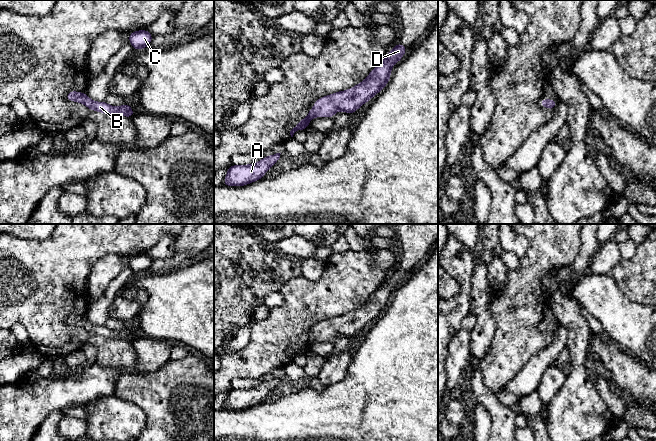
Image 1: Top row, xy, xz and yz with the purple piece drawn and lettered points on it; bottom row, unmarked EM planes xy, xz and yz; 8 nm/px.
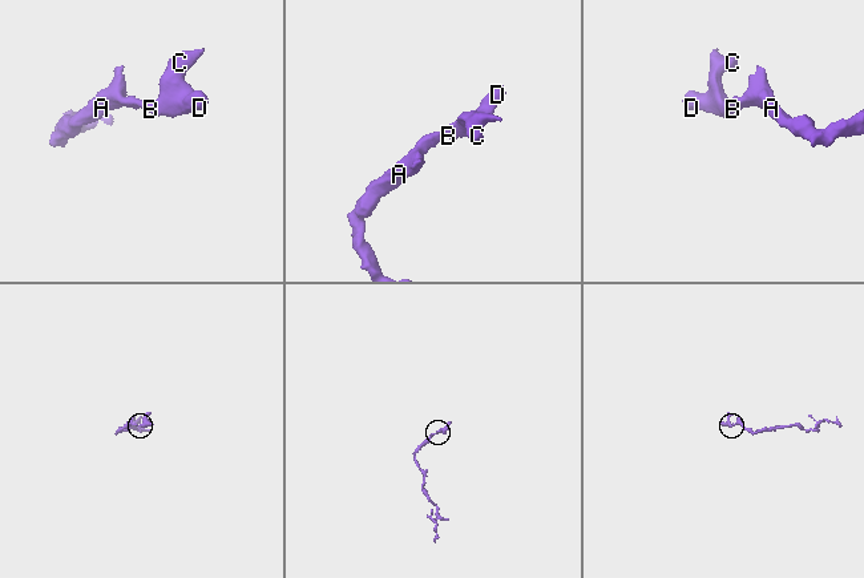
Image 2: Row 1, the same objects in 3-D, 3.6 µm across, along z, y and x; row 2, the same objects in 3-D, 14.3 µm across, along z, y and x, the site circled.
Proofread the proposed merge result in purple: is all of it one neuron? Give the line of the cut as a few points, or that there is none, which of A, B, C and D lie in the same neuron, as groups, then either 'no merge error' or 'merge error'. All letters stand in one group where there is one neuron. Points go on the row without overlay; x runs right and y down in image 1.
cut none; groups A B C D; no merge error

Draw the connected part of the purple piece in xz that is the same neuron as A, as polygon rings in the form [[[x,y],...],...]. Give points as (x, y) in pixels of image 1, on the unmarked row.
[[[276,377],[249,389],[232,389],[228,392],[224,410],[244,410],[263,402],[265,397],[280,382],[281,377]]]

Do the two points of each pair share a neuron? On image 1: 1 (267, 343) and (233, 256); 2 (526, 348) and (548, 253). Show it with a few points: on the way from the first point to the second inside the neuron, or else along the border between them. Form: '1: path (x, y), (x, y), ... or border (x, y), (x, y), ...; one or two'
1: border (252, 318), (244, 326); two
2: path (526, 324), (526, 280), (528, 277); one

